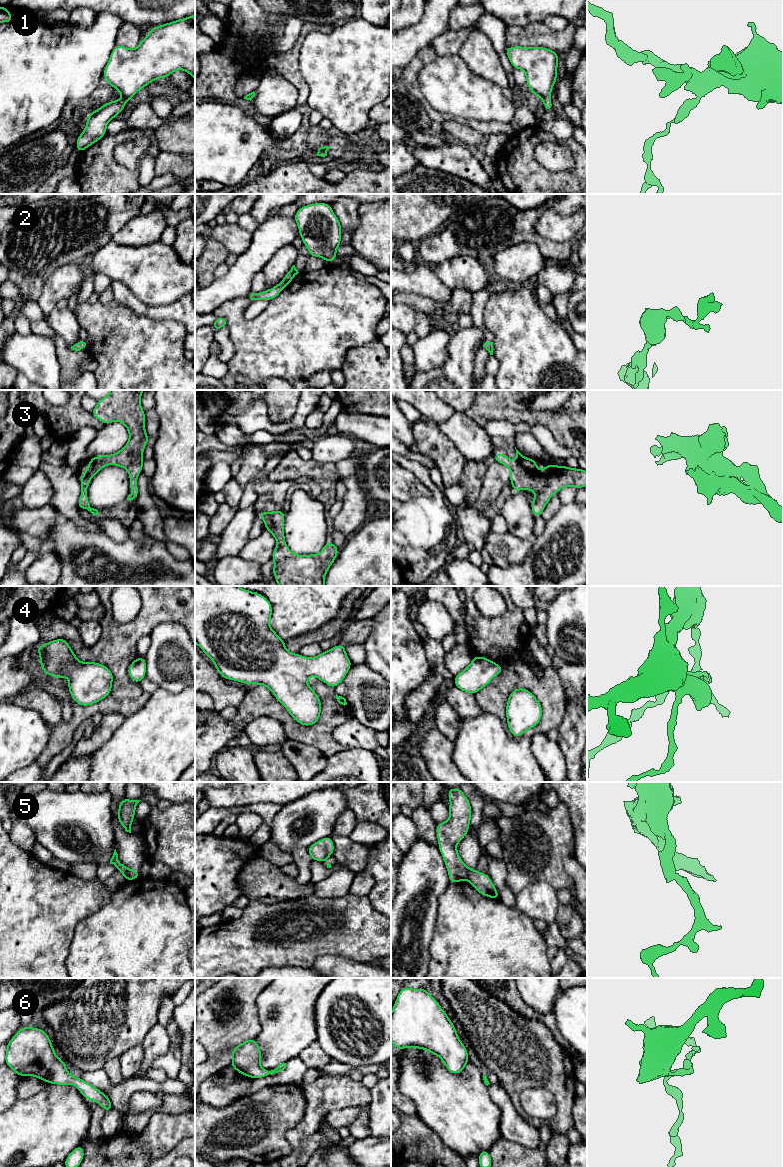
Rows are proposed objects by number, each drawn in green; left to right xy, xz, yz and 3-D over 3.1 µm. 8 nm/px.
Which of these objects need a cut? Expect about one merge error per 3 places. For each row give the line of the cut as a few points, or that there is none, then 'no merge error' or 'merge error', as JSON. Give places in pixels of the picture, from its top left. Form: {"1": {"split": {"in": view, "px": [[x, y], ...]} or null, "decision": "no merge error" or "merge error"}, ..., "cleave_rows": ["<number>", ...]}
{"1": {"split": null, "decision": "no merge error"}, "2": {"split": null, "decision": "no merge error"}, "3": {"split": null, "decision": "no merge error"}, "4": {"split": null, "decision": "no merge error"}, "5": {"split": {"in": "yz", "px": [[468, 868], [468, 877], [466, 879]]}, "decision": "merge error"}, "6": {"split": null, "decision": "no merge error"}, "cleave_rows": ["5"]}

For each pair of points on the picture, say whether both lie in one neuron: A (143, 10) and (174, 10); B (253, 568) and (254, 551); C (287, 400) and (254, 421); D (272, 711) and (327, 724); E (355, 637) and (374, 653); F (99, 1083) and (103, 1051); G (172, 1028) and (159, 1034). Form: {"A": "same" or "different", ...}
{"A": "same", "B": "different", "C": "different", "D": "same", "E": "different", "F": "different", "G": "different"}

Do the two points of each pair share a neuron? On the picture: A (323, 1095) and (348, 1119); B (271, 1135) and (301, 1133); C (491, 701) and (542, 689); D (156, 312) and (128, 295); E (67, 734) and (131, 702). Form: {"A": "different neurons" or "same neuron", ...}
{"A": "different neurons", "B": "different neurons", "C": "same neuron", "D": "same neuron", "E": "same neuron"}

